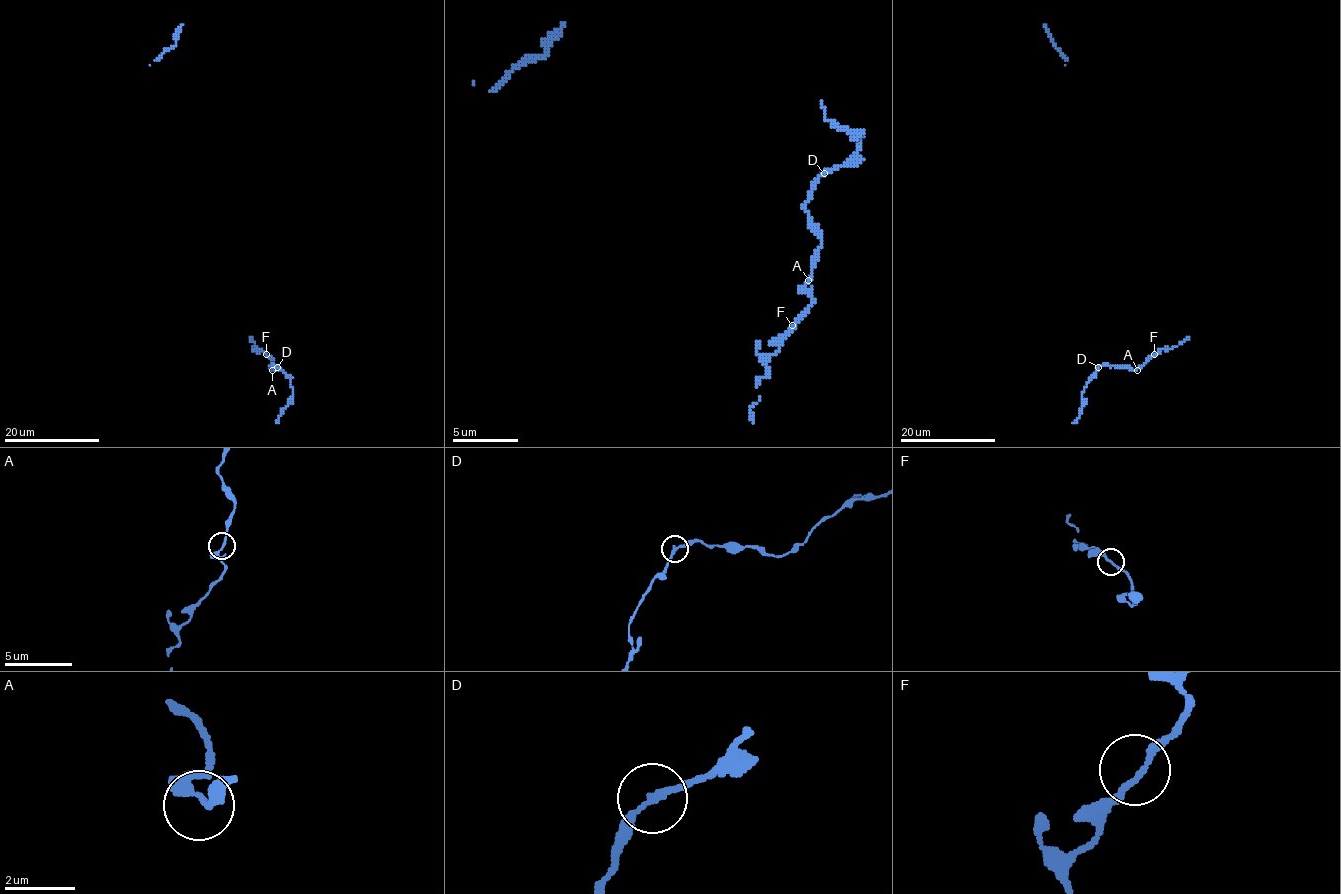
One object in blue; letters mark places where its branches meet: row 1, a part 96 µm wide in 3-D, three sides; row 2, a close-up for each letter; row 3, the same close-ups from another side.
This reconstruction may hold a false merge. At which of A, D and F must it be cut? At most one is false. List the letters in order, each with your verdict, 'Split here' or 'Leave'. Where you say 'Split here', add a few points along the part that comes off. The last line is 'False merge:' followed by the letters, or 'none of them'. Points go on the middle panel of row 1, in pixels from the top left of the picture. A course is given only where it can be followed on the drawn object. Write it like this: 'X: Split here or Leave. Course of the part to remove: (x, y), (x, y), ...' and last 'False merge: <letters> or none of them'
A: Leave
D: Leave
F: Leave
False merge: none of them

